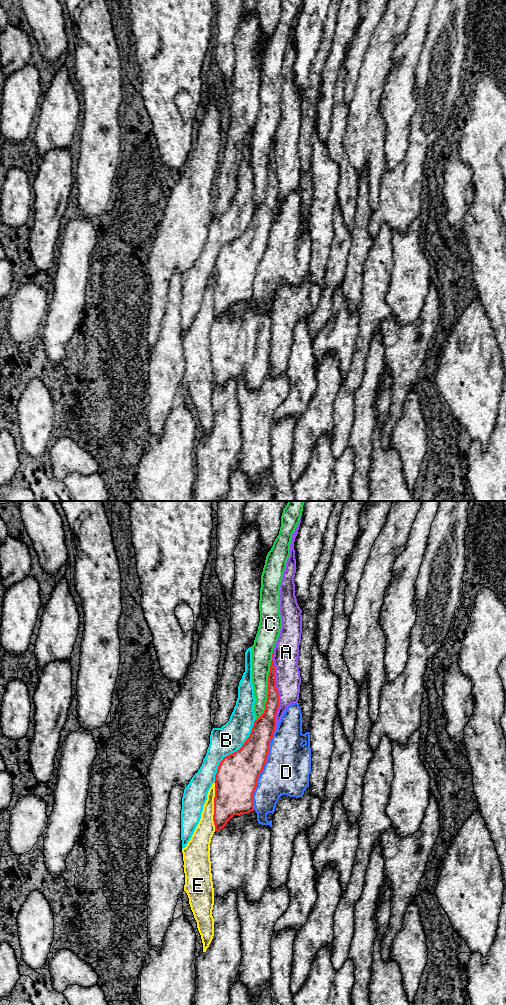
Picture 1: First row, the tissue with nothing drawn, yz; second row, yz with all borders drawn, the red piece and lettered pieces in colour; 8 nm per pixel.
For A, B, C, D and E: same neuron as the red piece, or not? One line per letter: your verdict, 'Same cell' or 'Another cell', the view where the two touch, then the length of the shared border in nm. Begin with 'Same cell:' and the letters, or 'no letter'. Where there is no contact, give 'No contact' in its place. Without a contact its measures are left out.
Same cell: no letter
A: Another cell. Touches red in yz. Shared border 650 nm
B: Another cell. Touches red in yz. Shared border 600 nm
C: Another cell. Touches red in yz. Shared border 500 nm
D: Another cell. Touches red in yz. Shared border 650 nm
E: Another cell. Touches red in yz. Shared border 400 nm

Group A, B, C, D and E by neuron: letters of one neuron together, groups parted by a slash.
A / B / C / D / E

